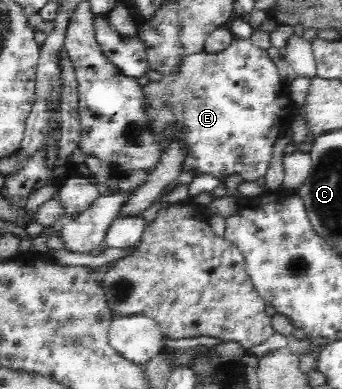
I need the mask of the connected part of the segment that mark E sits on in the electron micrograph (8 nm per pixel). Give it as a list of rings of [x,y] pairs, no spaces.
[[[235,39],[229,46],[220,52],[205,52],[205,49],[199,50],[198,52],[193,52],[192,54],[187,54],[181,58],[181,61],[178,61],[178,64],[166,74],[163,74],[161,81],[152,81],[150,80],[147,85],[142,85],[141,87],[141,96],[145,99],[145,105],[143,105],[143,112],[145,112],[145,120],[147,120],[147,131],[153,134],[155,142],[158,142],[160,149],[162,149],[162,157],[165,155],[165,151],[169,149],[171,143],[178,143],[182,145],[184,149],[185,159],[179,167],[179,172],[182,173],[191,173],[195,177],[201,177],[201,175],[213,175],[217,177],[220,181],[224,181],[227,177],[239,175],[245,183],[255,183],[259,179],[265,177],[267,169],[271,167],[271,161],[273,161],[273,151],[275,151],[275,141],[279,139],[289,128],[290,124],[293,123],[294,118],[296,117],[297,112],[295,111],[295,104],[290,99],[290,93],[288,86],[285,82],[281,80],[281,77],[278,73],[277,65],[267,54],[267,50],[255,46],[251,39]]]

